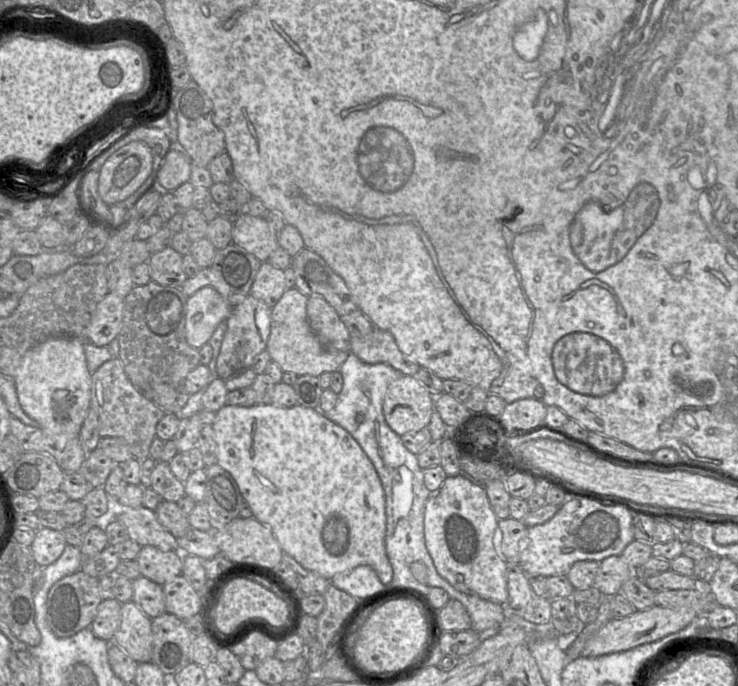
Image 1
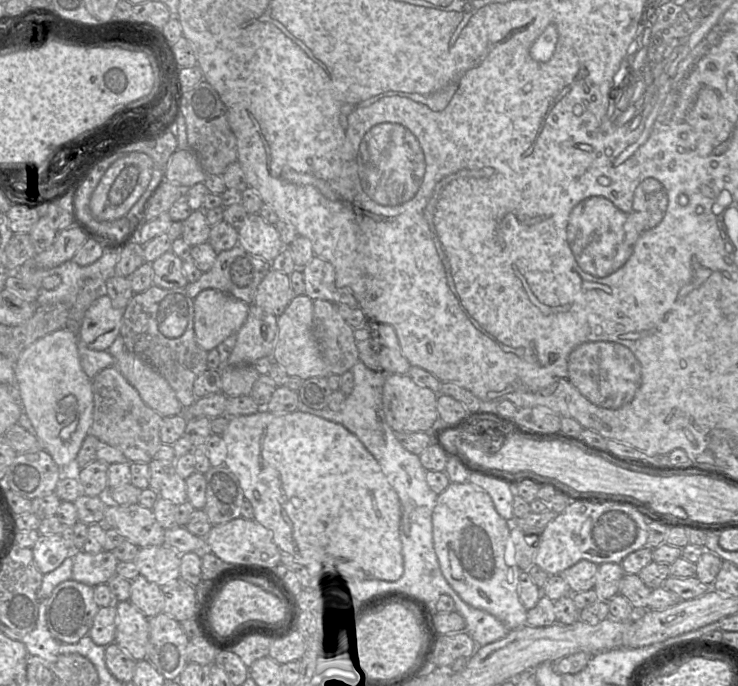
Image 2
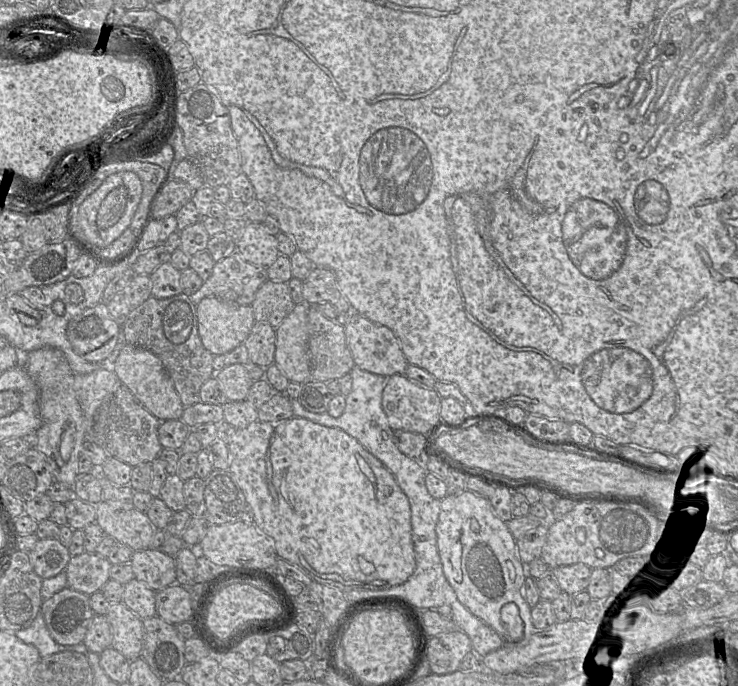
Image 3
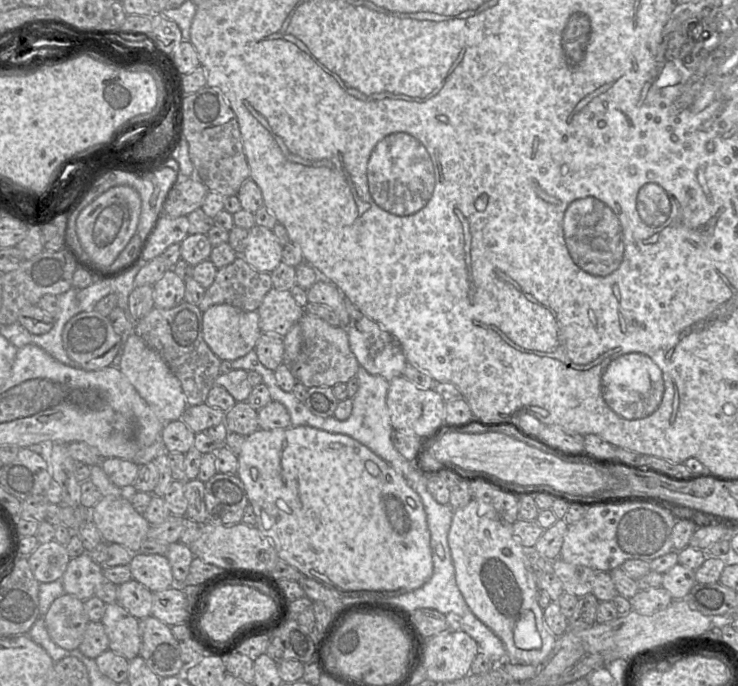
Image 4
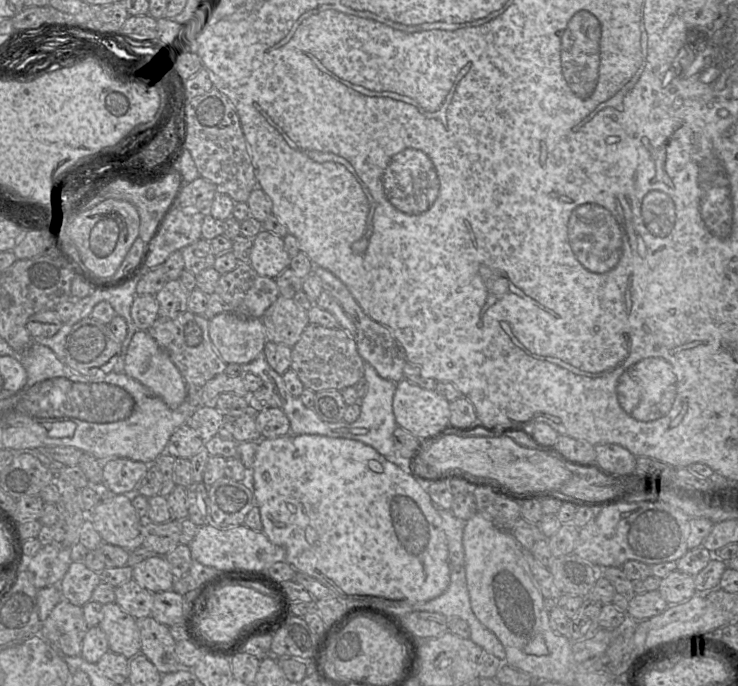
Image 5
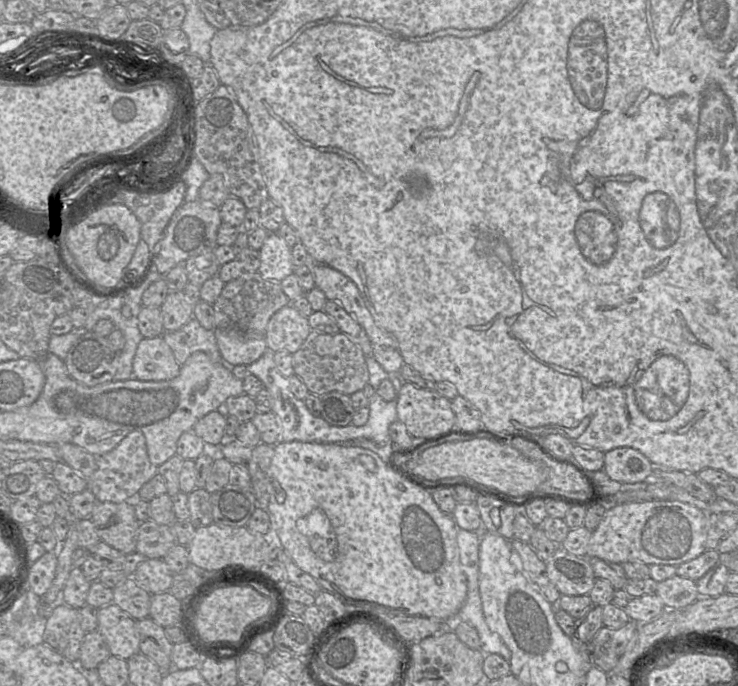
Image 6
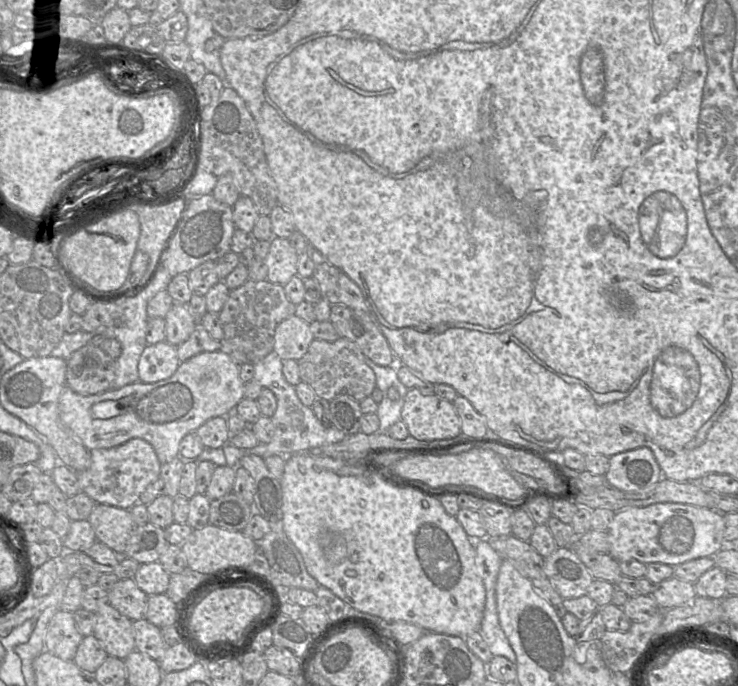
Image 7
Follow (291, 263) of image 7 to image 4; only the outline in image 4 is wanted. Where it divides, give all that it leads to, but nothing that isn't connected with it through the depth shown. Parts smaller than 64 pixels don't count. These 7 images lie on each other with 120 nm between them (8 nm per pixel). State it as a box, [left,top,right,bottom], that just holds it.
[242,224,283,273]

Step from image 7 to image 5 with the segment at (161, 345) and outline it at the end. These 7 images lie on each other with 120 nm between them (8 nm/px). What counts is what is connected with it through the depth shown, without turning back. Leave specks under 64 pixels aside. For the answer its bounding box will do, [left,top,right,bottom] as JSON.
[124,330,187,408]

